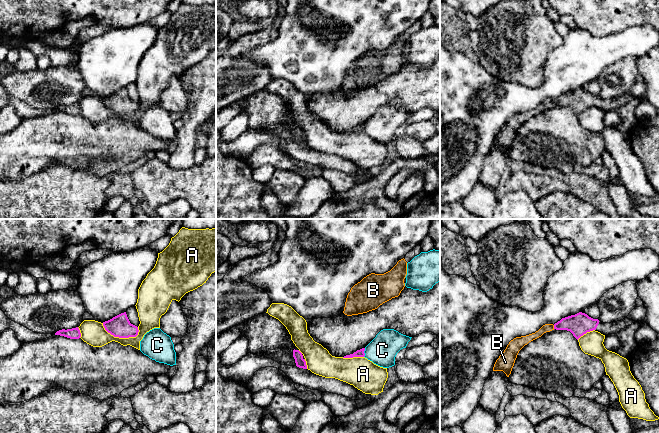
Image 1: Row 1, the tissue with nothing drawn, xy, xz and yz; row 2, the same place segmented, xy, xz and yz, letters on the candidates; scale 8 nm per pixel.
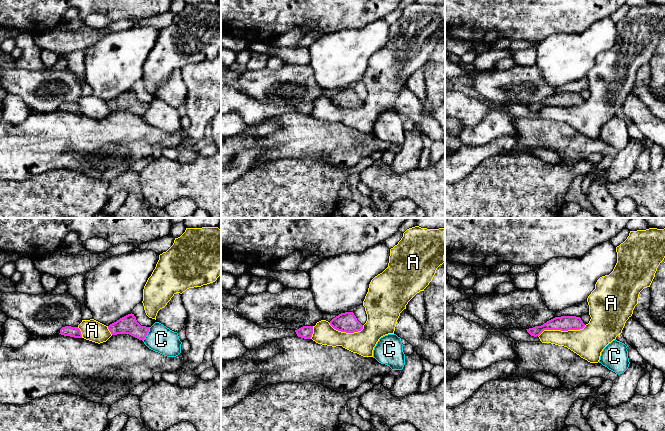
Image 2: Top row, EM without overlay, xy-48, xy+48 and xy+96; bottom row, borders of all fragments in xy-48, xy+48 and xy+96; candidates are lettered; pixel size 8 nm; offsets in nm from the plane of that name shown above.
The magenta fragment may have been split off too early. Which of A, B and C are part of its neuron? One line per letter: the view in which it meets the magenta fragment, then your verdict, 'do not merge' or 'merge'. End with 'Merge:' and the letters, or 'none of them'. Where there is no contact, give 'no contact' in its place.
A: xy | do not merge
B: yz | merge
C: xz | do not merge
Merge: B

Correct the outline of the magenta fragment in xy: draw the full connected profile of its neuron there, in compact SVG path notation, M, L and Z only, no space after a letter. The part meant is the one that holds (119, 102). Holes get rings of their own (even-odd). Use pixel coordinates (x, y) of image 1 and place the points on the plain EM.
M126 88L103 98L103 102L108 109L119 114L136 113L139 108L138 103L130 99Z

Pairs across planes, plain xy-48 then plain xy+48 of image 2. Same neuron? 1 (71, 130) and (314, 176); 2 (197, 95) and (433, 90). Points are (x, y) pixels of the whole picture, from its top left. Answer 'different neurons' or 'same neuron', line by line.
1: different neurons
2: same neuron

